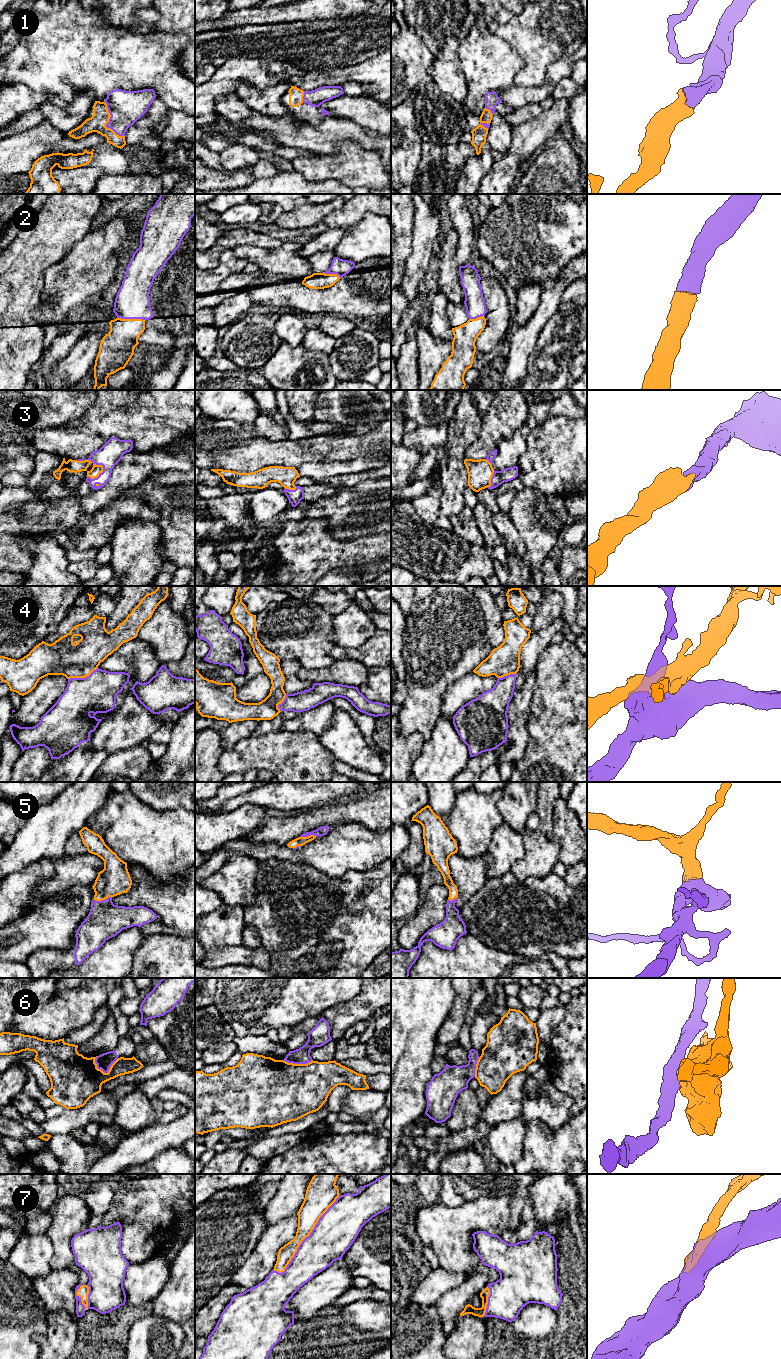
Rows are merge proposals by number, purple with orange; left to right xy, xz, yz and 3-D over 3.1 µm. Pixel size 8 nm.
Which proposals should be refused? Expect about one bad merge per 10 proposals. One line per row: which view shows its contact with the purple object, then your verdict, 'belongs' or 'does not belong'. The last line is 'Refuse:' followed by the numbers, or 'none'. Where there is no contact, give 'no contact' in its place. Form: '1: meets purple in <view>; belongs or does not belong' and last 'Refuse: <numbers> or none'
1: meets purple in xy; belongs
2: meets purple in xy; belongs
3: meets purple in xy; belongs
4: meets purple in xy; does not belong
5: meets purple in xy; belongs
6: meets purple in xy; does not belong
7: meets purple in xz; belongs
Refuse: 4, 6

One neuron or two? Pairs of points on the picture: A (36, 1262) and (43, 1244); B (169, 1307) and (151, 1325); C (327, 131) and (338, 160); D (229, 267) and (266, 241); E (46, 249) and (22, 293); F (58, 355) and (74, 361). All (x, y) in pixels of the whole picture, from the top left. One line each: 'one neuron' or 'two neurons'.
A: one neuron
B: two neurons
C: two neurons
D: two neurons
E: one neuron
F: two neurons

